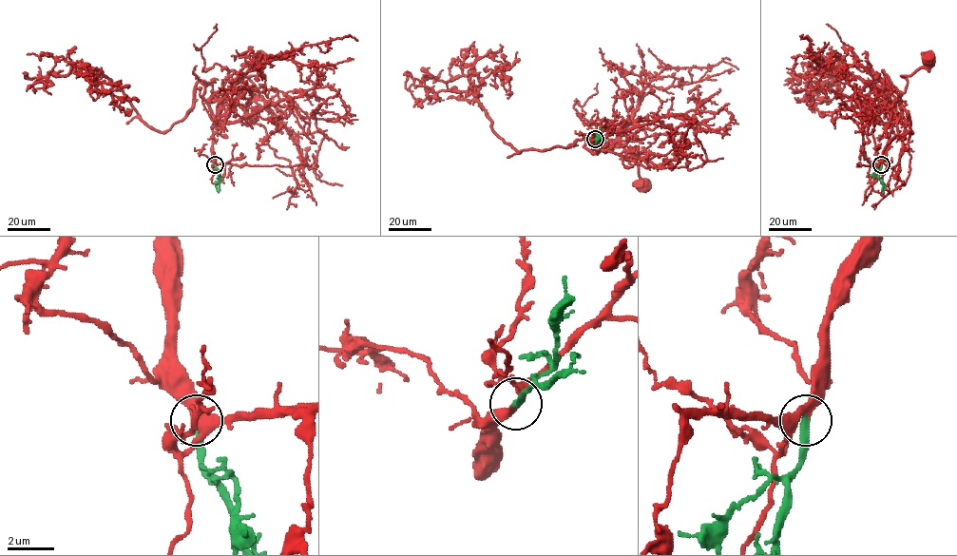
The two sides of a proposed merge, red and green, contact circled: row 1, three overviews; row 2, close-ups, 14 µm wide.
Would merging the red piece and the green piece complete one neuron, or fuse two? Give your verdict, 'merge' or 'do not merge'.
merge

